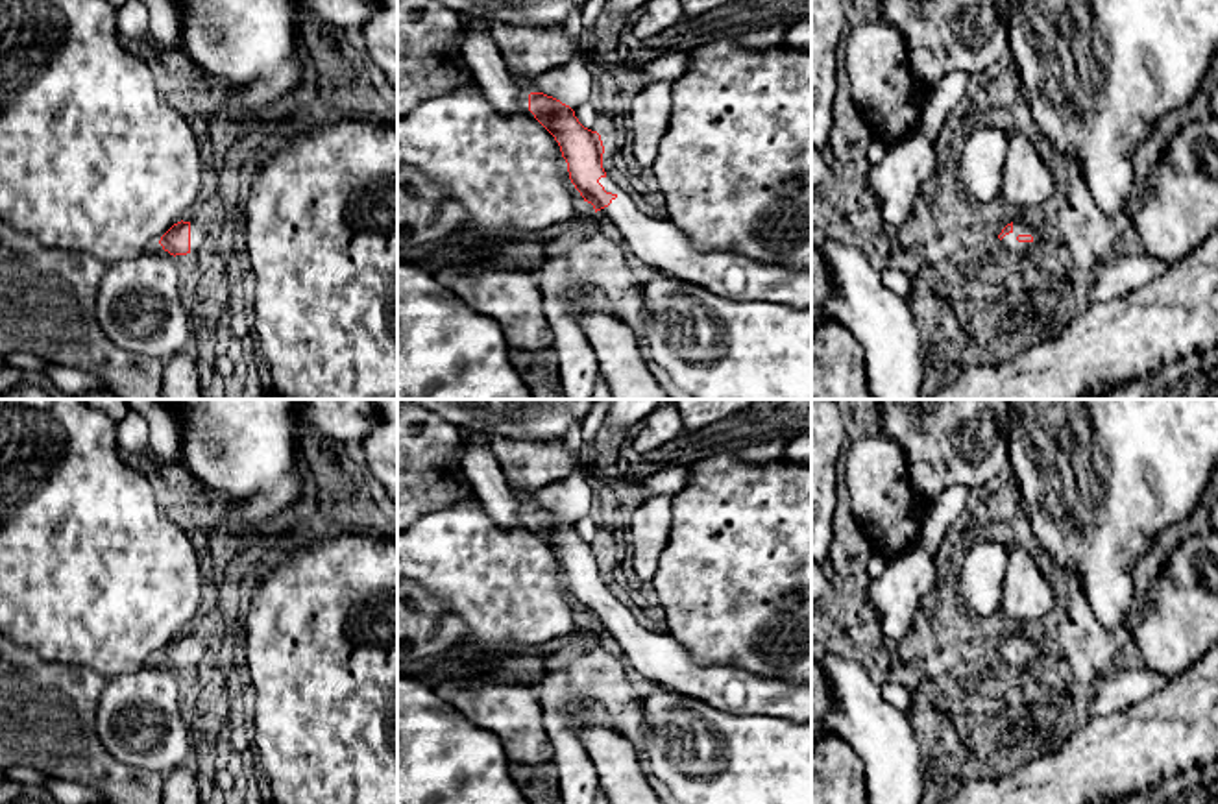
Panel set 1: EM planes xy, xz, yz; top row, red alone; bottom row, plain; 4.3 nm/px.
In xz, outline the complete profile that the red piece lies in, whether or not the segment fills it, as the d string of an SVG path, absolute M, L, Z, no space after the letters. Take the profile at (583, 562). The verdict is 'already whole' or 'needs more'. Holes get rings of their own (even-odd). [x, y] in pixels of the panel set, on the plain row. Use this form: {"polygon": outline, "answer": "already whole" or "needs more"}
{"polygon": "M543 506L529 508L529 525L554 551L569 593L597 630L615 638L639 675L710 706L741 715L811 721L811 684L793 686L736 665L702 665L669 634L645 630L634 614L606 591L601 549L584 542L575 525Z", "answer": "needs more"}

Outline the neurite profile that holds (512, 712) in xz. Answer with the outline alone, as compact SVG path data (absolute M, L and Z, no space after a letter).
M447 675L434 691L468 721L493 732L510 763L553 761L554 749L543 728L538 688L525 682L479 684Z

